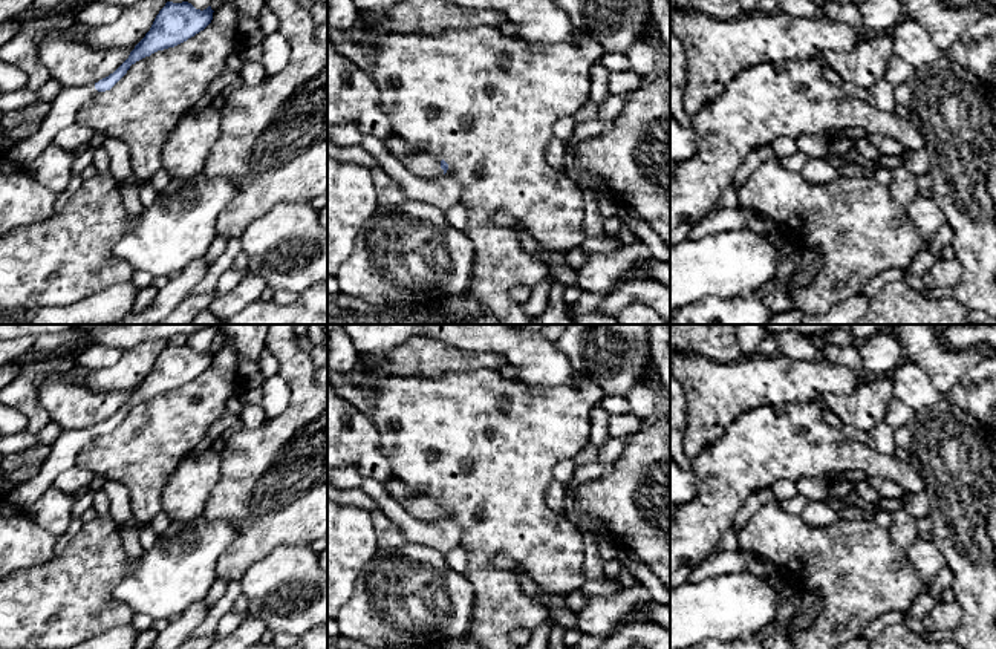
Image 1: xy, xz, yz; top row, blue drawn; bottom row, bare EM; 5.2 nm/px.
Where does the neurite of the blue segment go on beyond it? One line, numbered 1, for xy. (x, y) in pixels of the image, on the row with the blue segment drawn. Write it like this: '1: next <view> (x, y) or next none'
1: next xy (65, 107)

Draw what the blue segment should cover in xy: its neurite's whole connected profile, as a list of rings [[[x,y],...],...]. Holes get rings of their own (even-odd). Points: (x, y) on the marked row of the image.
[[[167,2],[150,31],[113,73],[95,84],[63,87],[40,129],[32,136],[14,142],[12,148],[3,155],[0,170],[29,170],[34,159],[52,144],[55,135],[75,122],[78,110],[90,98],[110,90],[136,61],[158,51],[174,47],[203,31],[211,23],[213,12],[211,6],[200,11],[188,2]]]

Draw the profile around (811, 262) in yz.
[[[802,245],[802,260],[796,274],[789,279],[791,288],[802,288],[806,286],[820,271],[823,266],[822,256],[809,248]]]

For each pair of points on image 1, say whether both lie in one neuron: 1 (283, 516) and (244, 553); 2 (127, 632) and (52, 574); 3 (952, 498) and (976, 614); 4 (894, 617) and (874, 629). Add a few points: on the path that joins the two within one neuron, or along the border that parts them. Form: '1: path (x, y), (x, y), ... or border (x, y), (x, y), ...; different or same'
1: path (274, 522), (253, 544); same
2: border (129, 623), (101, 632); different
3: path (960, 527), (973, 562), (976, 585); same
4: path (889, 619), (878, 625); same

